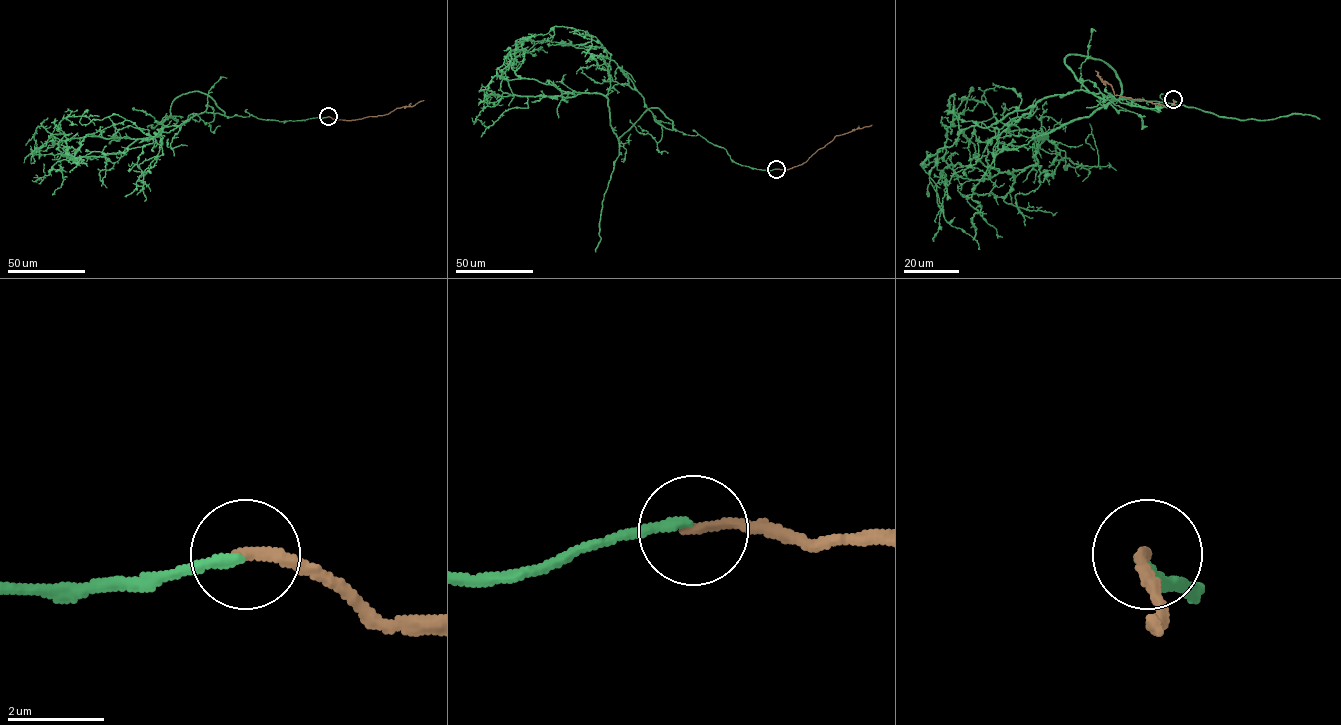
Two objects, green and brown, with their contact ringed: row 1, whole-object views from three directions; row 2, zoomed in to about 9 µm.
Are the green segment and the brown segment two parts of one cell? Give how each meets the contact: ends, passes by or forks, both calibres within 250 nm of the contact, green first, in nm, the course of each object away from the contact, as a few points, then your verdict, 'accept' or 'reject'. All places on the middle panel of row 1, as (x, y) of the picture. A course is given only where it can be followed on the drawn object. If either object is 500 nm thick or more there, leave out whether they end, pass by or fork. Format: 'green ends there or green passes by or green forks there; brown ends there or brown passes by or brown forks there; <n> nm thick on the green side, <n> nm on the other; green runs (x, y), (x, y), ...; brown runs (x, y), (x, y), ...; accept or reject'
green ends there; brown ends there; 180 nm thick on the green side, 220 nm on the other; green runs (776, 169), (732, 161), (655, 108), (618, 139), (604, 95), (504, 79), (497, 70), (508, 52), (501, 71); brown runs (776, 169), (801, 165), (836, 136), (871, 124); reject

